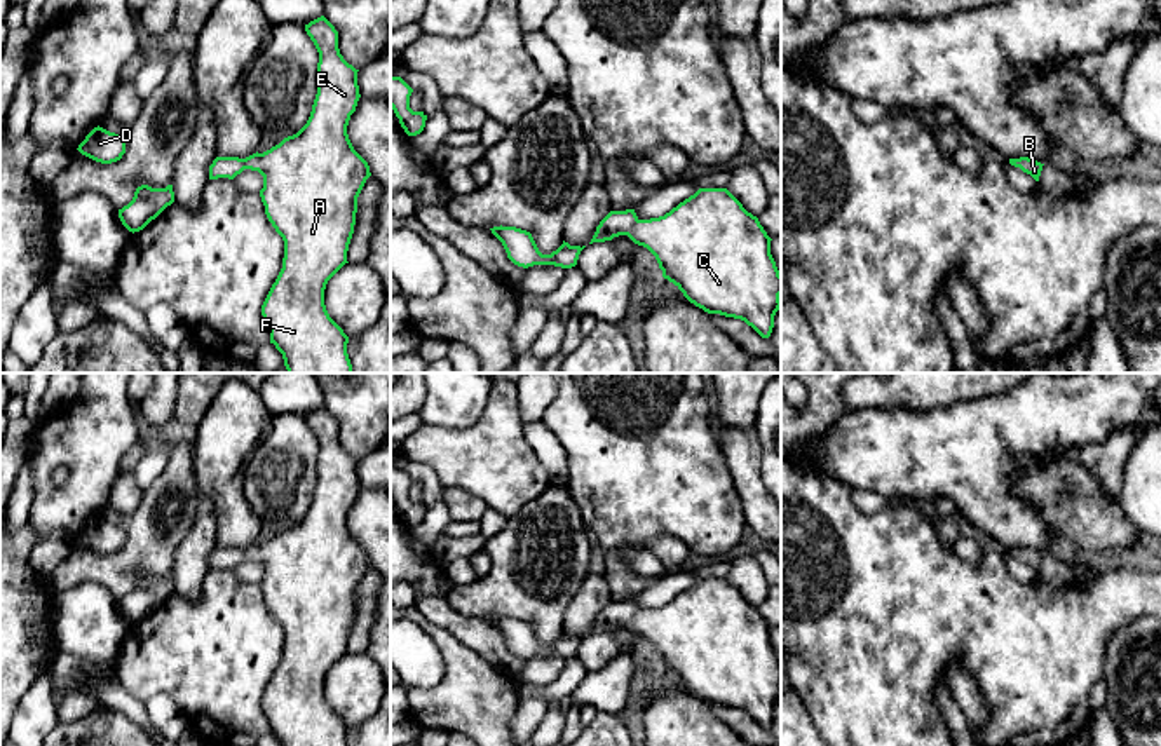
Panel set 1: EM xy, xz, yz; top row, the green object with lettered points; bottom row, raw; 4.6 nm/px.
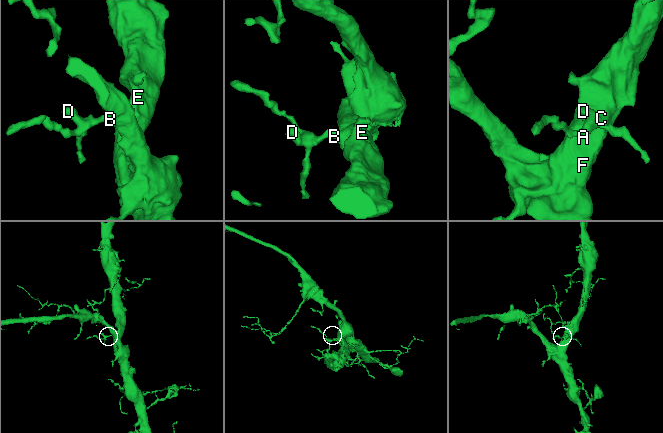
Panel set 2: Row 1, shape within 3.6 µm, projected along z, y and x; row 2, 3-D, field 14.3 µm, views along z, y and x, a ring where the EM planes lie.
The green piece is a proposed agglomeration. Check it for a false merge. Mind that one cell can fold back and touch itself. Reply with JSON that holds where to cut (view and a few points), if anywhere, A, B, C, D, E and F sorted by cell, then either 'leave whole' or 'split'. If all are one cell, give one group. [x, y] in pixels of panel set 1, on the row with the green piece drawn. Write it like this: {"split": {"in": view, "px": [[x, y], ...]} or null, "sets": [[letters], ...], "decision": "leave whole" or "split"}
{"split": null, "sets": [["A", "B", "C", "D", "E", "F"]], "decision": "leave whole"}

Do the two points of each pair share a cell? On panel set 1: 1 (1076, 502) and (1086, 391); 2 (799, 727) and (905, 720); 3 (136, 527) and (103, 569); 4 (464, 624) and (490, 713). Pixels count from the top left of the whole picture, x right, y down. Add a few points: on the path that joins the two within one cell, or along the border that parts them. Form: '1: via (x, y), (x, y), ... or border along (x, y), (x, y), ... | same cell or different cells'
1: border along (1076, 448), (1036, 461) | different cells
2: border along (799, 694), (818, 727) | different cells
3: via (136, 539), (136, 544), (115, 565) | same cell
4: border along (436, 624), (506, 670) | different cells

